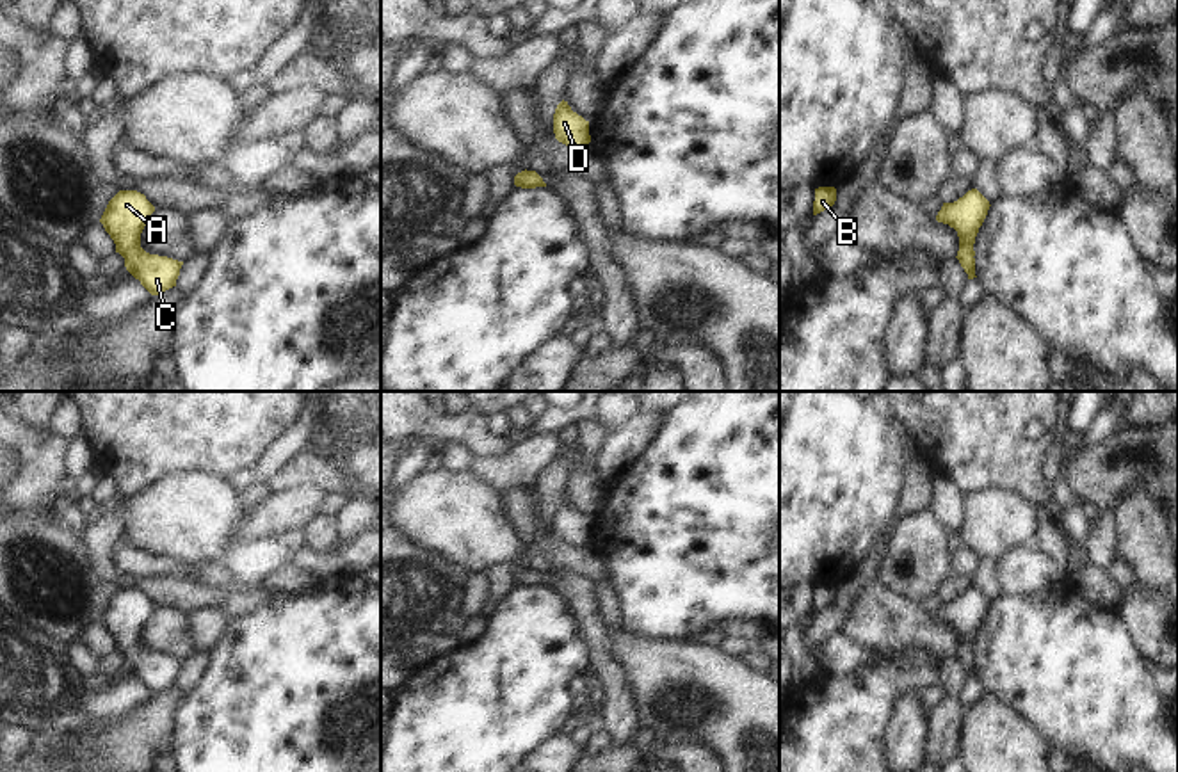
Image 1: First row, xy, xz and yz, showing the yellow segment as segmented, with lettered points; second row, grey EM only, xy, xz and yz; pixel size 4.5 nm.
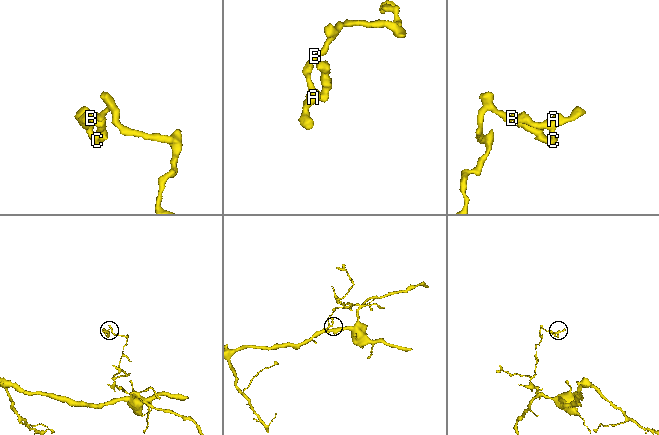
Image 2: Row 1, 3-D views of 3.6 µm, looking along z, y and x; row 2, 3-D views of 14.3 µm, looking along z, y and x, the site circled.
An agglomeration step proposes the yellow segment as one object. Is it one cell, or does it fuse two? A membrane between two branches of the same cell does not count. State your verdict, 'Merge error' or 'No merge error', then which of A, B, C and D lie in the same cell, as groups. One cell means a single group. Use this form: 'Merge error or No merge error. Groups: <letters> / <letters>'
No merge error. Groups: A B C D.

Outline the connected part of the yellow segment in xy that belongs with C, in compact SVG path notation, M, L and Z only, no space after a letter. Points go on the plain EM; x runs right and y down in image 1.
M119 589L107 603L100 621L125 656L126 669L151 692L176 685L183 660L149 653L141 646L141 631L155 605L137 589Z

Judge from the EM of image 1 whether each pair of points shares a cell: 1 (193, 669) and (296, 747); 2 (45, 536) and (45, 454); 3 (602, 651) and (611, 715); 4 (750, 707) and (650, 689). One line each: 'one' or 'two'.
1: two
2: one
3: one
4: one

